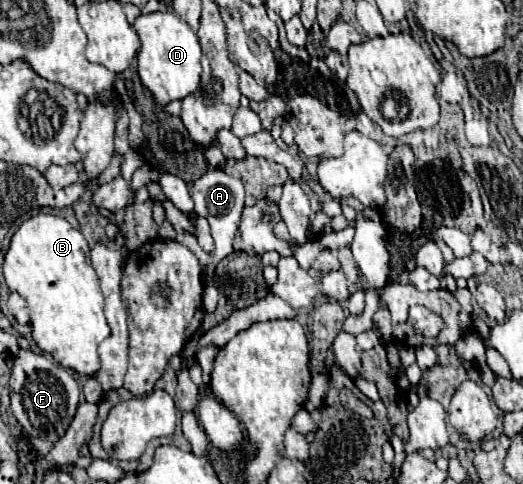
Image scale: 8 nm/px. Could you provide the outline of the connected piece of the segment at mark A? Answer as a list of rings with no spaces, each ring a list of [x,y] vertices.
[[[210,169],[206,175],[202,175],[190,187],[190,195],[194,199],[194,211],[208,219],[210,229],[212,229],[212,237],[214,237],[214,243],[216,243],[210,269],[210,277],[213,278],[218,261],[222,261],[224,257],[228,257],[232,253],[232,239],[234,239],[234,233],[238,229],[238,223],[240,223],[242,209],[244,209],[244,187],[236,177],[230,177],[220,169]]]

